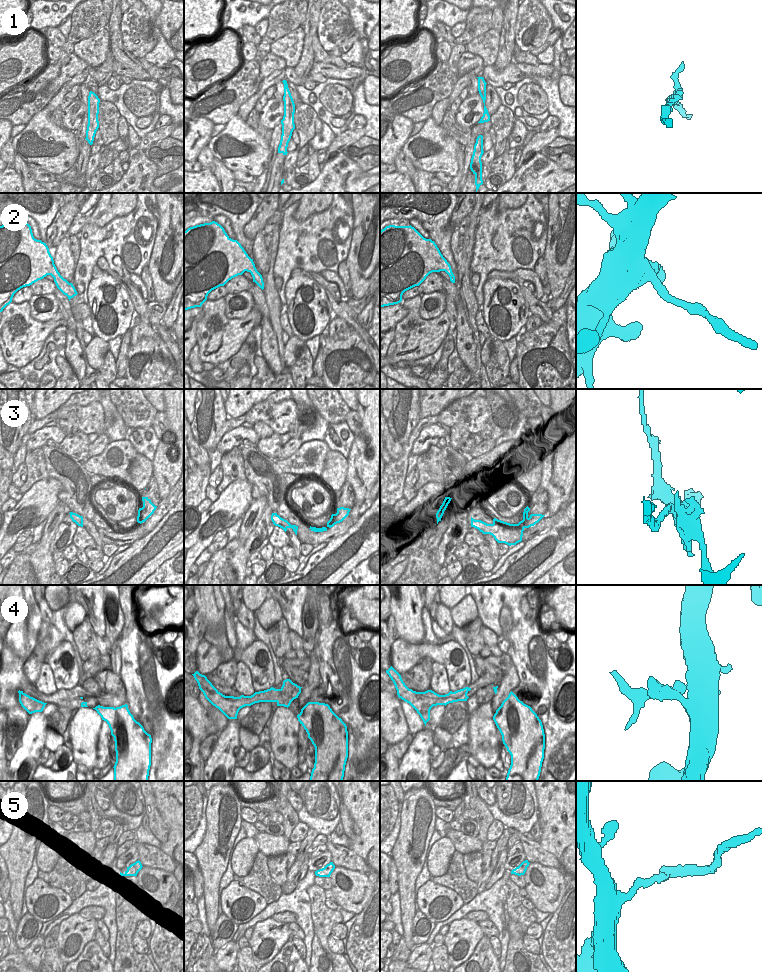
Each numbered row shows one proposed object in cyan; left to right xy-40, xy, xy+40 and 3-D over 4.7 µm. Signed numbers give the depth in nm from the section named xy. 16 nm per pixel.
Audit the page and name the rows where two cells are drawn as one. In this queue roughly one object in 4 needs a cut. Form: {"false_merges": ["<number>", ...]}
{"false_merges": ["2", "3", "5"]}

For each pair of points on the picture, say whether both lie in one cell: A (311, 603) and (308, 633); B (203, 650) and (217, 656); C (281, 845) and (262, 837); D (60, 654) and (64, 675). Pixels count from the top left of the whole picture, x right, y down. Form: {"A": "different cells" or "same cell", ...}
{"A": "same cell", "B": "same cell", "C": "same cell", "D": "same cell"}

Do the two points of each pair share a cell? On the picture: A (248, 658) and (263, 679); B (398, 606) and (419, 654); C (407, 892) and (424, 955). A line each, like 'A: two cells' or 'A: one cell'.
A: one cell
B: two cells
C: two cells

